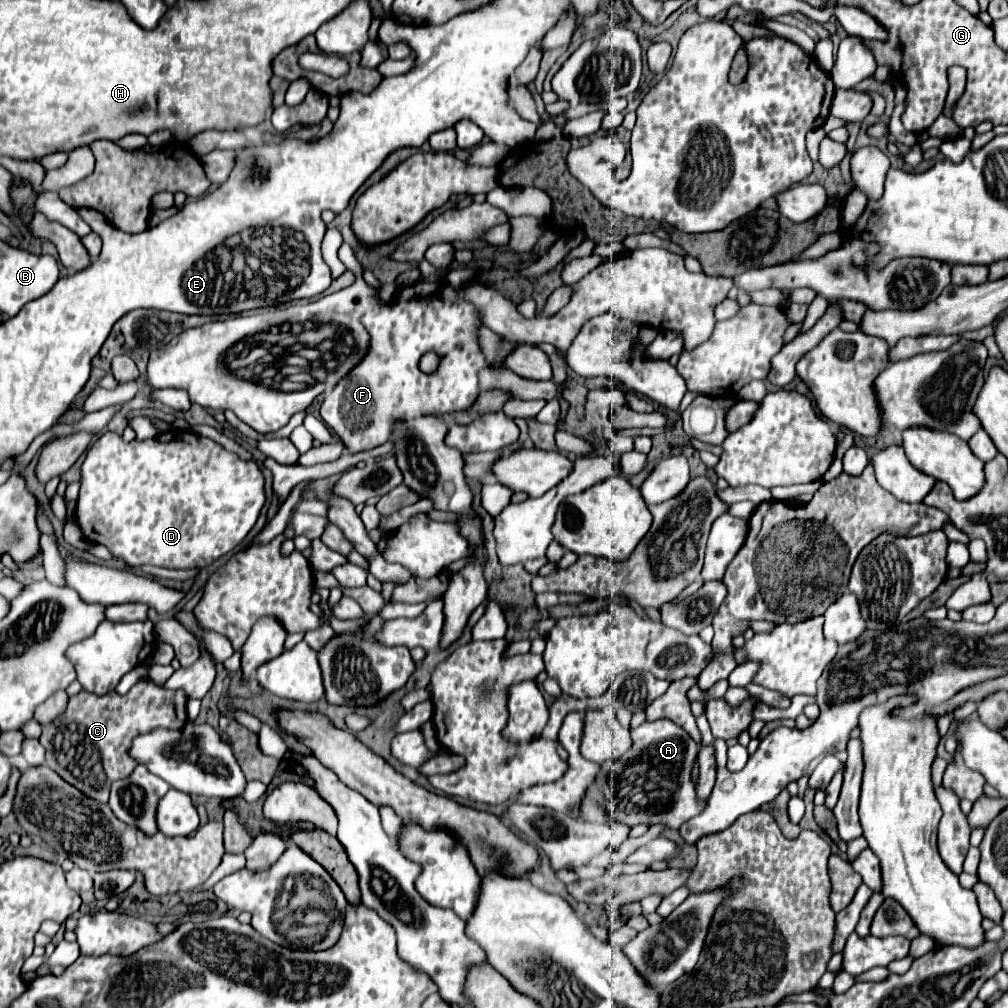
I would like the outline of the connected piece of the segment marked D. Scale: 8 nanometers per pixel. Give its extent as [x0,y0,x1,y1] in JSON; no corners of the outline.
[75,427,265,569]

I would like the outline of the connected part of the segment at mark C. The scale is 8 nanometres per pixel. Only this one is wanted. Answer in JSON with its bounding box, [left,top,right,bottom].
[39,679,187,803]

